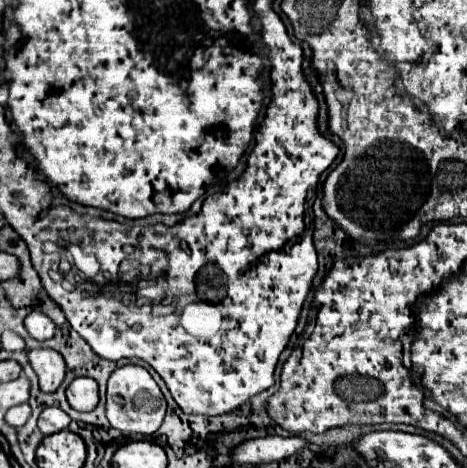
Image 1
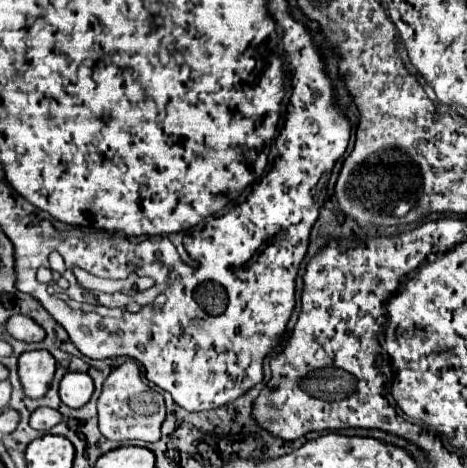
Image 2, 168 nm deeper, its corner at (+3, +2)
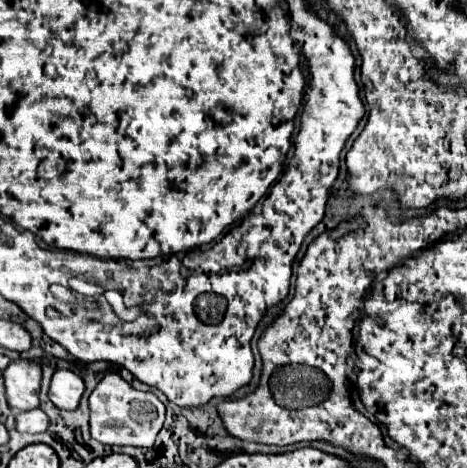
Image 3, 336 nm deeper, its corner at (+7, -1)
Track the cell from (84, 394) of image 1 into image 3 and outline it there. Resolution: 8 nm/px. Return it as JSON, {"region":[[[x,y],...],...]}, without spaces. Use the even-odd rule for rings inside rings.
{"region":[[[59,369],[59,371],[55,371],[55,375],[51,379],[49,399],[59,409],[73,411],[73,409],[77,409],[83,391],[85,391],[85,383],[83,383],[83,379],[79,375],[75,375],[73,371]]]}

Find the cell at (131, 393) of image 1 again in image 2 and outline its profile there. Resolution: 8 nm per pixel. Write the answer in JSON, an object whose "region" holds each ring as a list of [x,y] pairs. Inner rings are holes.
{"region":[[[133,360],[117,366],[105,380],[97,402],[99,430],[109,440],[143,440],[157,442],[161,438],[161,424],[165,420],[165,402],[159,392],[141,380],[139,366]]]}

